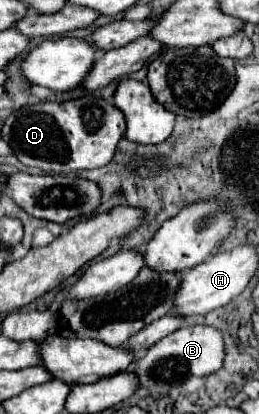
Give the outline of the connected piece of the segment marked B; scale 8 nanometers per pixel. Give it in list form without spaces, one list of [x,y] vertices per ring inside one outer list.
[[[203,324],[183,326],[179,332],[165,336],[159,344],[151,346],[139,360],[135,360],[135,370],[139,372],[141,390],[149,392],[153,398],[167,394],[171,388],[185,382],[187,376],[209,376],[223,366],[225,358],[225,342],[223,334],[217,328]]]

